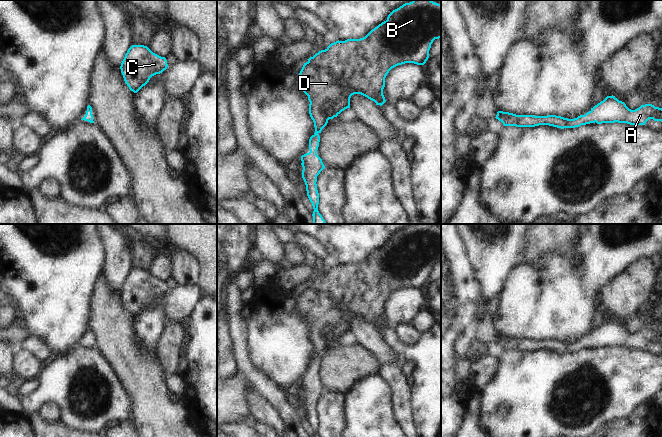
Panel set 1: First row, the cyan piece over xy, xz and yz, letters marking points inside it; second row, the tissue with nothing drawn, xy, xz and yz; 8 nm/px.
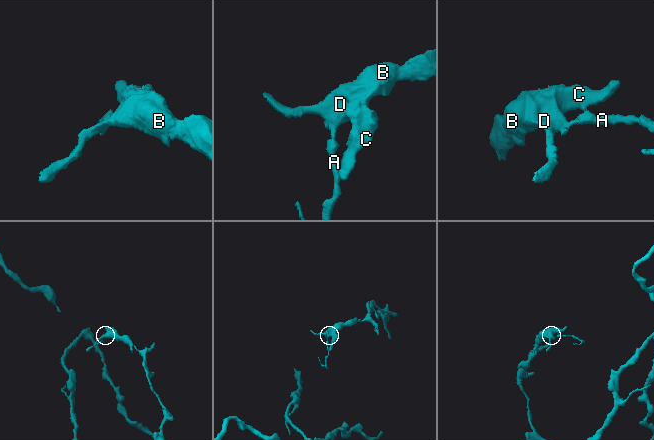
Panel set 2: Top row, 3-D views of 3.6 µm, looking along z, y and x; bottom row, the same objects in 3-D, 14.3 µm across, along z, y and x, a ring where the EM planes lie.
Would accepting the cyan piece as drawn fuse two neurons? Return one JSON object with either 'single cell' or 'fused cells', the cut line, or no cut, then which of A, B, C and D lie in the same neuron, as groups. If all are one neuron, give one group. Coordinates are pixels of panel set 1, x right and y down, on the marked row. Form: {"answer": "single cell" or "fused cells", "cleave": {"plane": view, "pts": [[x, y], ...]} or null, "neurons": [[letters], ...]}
{"answer": "single cell", "cleave": null, "neurons": [["A", "B", "C", "D"]]}

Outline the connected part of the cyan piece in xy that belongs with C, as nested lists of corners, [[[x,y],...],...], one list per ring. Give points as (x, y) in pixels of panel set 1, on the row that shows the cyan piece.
[[[132,45],[121,63],[124,81],[131,91],[137,93],[150,78],[168,67],[165,57],[153,53],[147,46]]]

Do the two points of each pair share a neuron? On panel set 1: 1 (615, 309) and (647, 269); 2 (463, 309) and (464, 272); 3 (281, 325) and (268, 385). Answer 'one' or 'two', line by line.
1: one
2: one
3: two

